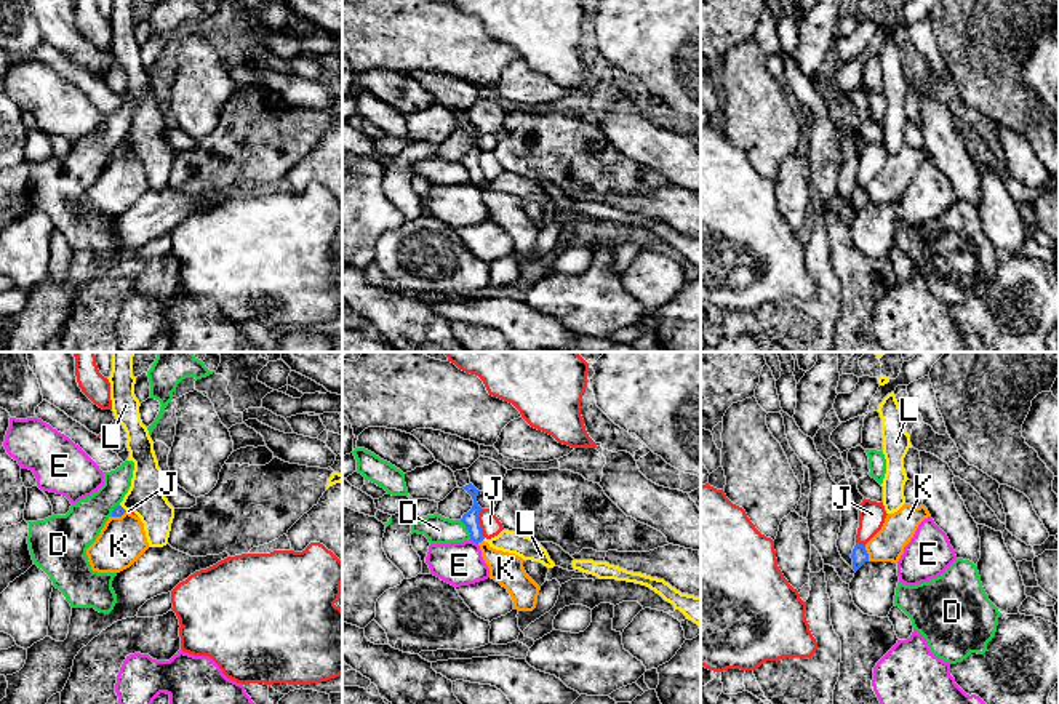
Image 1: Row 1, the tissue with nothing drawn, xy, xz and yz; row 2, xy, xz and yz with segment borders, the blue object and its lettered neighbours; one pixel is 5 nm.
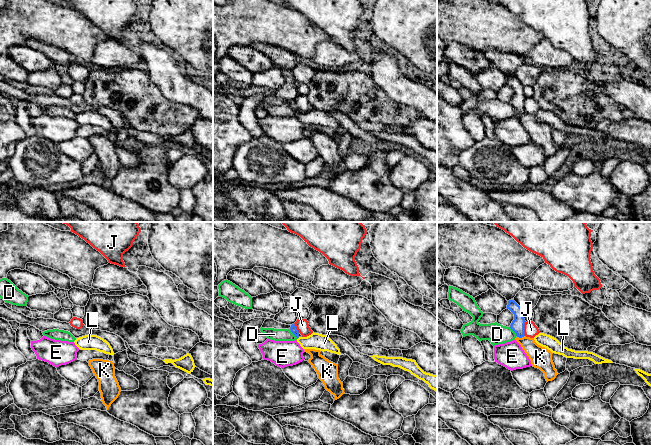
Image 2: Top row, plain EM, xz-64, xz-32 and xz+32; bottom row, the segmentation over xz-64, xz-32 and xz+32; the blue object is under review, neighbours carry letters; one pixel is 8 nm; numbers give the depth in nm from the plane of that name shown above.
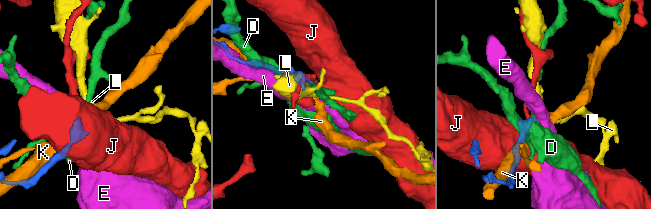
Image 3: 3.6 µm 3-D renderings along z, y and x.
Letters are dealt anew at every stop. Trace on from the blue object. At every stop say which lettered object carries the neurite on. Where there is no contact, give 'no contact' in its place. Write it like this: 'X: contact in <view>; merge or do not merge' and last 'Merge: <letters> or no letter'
D: contact in xz; do not merge
E: contact in xz; do not merge
J: contact in xz; do not merge
K: contact in yz; do not merge
L: contact in xy; merge
Merge: L

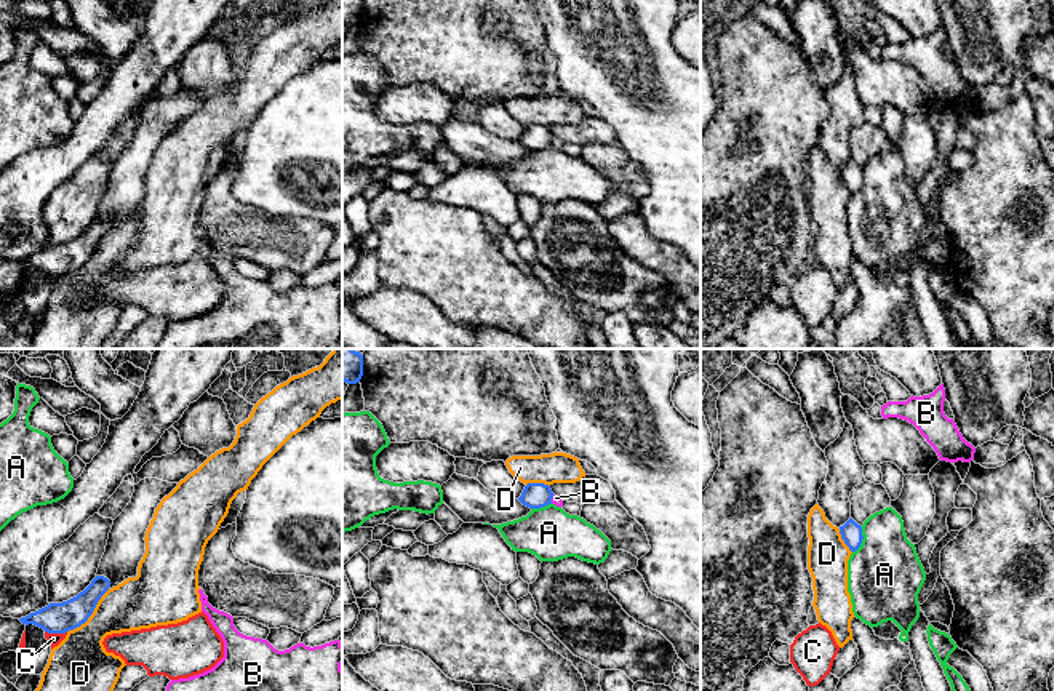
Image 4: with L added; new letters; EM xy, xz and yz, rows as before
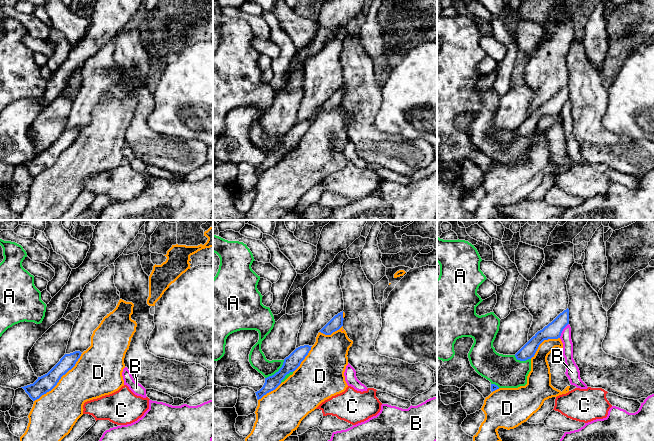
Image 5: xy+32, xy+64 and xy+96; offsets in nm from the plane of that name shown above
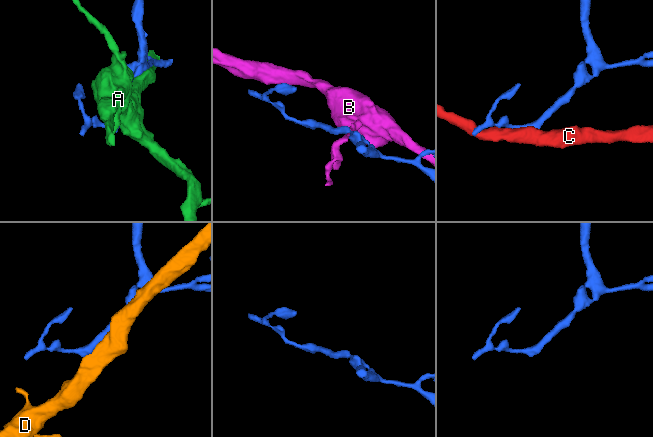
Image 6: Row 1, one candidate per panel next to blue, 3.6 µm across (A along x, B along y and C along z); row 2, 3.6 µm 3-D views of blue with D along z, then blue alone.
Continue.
A: contact in yz; do not merge
B: contact in xz; do not merge
C: contact in xy; do not merge
D: contact in xy; do not merge
Merge: no letter

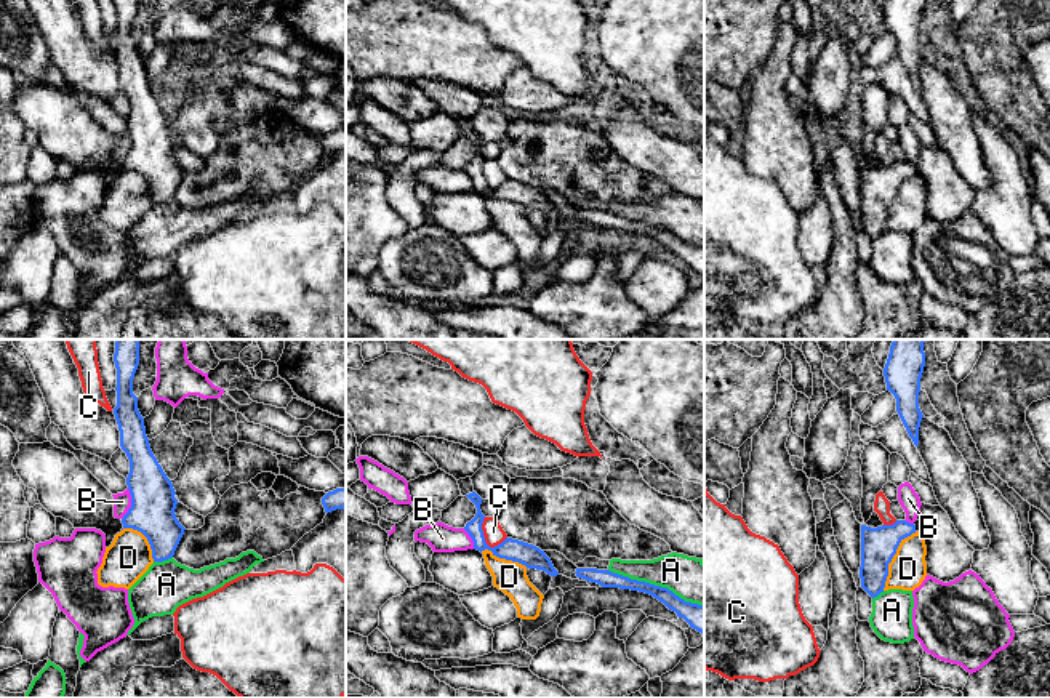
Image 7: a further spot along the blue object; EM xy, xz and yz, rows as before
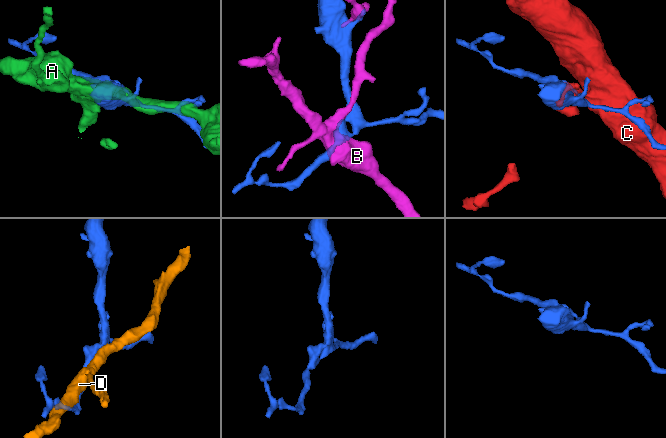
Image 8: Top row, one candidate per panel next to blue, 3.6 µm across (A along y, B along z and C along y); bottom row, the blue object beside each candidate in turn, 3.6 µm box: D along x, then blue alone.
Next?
A: contact in xz; do not merge
B: contact in xy; do not merge
C: contact in xz; do not merge
D: contact in yz; do not merge
Merge: no letter

